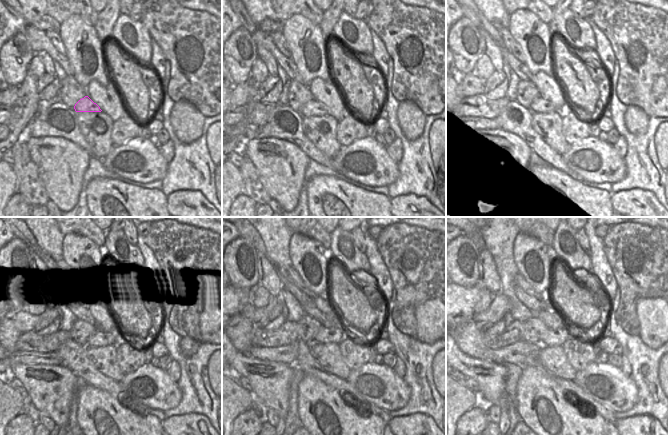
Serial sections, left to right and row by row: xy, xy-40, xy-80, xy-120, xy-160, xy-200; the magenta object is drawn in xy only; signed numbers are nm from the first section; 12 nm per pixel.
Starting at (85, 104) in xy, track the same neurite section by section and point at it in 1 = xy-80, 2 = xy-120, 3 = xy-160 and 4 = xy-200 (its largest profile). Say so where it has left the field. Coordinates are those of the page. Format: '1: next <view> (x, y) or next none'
1: next xy-80 (540, 105)
2: next xy-120 (99, 337)
3: next xy-160 (335, 334)
4: next xy-200 (551, 338)

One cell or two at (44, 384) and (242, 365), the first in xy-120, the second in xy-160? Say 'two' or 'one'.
one

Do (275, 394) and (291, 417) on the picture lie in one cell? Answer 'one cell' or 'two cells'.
two cells

